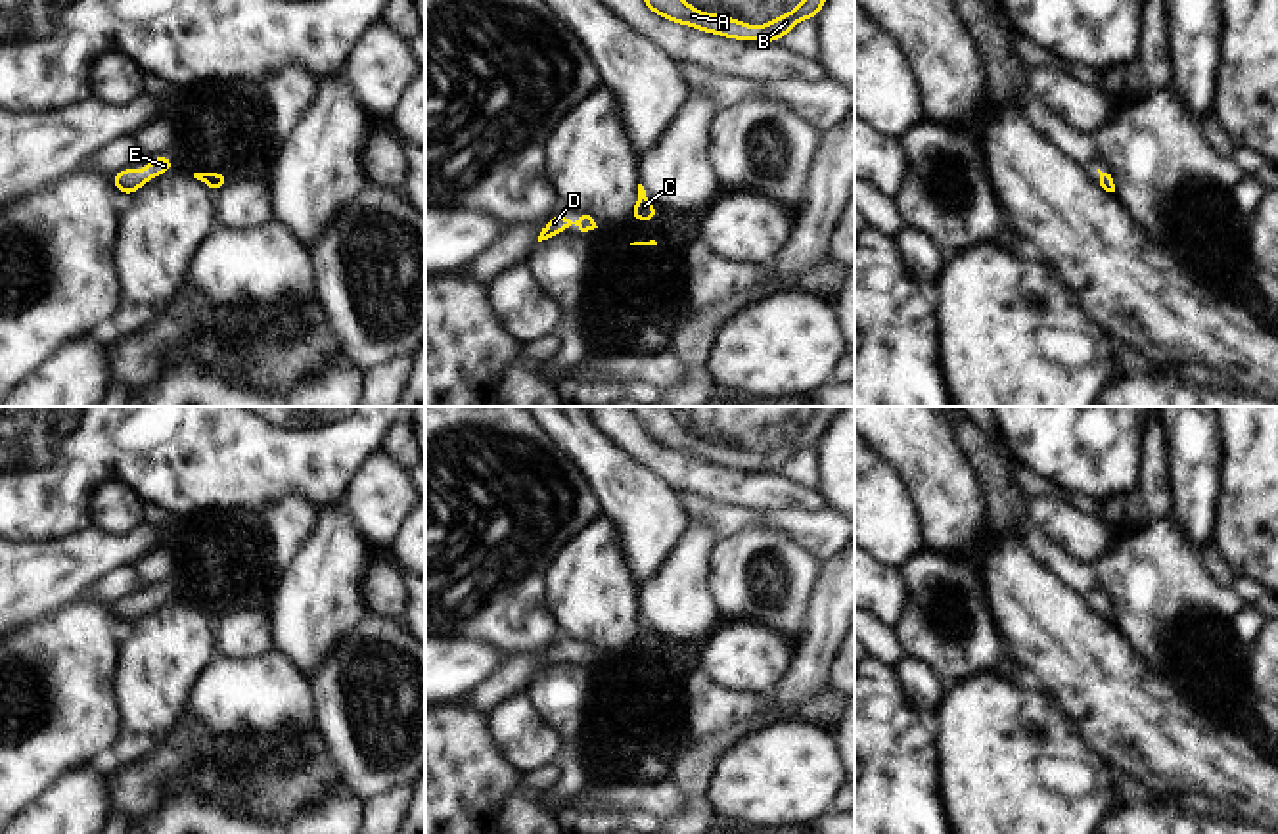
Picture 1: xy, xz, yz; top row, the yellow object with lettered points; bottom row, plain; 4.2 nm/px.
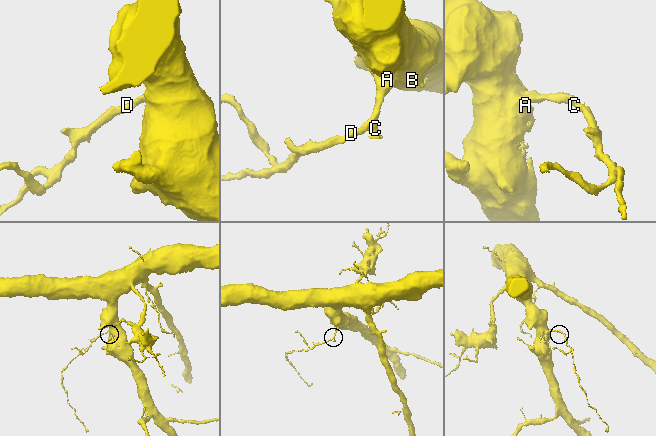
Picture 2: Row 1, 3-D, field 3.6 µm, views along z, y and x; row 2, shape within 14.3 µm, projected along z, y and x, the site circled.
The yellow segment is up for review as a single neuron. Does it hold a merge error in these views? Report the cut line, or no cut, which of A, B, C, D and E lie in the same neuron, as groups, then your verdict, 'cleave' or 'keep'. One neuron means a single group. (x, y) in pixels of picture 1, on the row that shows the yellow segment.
cut none; groups A B C D E; keep

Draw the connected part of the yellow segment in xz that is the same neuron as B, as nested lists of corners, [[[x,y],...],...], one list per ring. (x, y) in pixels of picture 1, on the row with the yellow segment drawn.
[[[642,0],[655,15],[713,33],[732,40],[759,40],[778,42],[784,38],[799,21],[816,19],[826,0],[801,0],[801,4],[786,12],[778,19],[770,19],[765,25],[749,25],[722,13],[705,13],[688,4],[686,0]]]

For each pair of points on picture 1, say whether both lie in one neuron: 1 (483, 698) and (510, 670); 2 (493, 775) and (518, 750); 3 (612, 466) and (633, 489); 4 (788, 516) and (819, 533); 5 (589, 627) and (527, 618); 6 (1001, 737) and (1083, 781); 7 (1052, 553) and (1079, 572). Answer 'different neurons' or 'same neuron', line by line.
1: same neuron
2: different neurons
3: same neuron
4: same neuron
5: different neurons
6: same neuron
7: same neuron

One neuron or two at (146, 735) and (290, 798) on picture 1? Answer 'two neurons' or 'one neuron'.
two neurons

